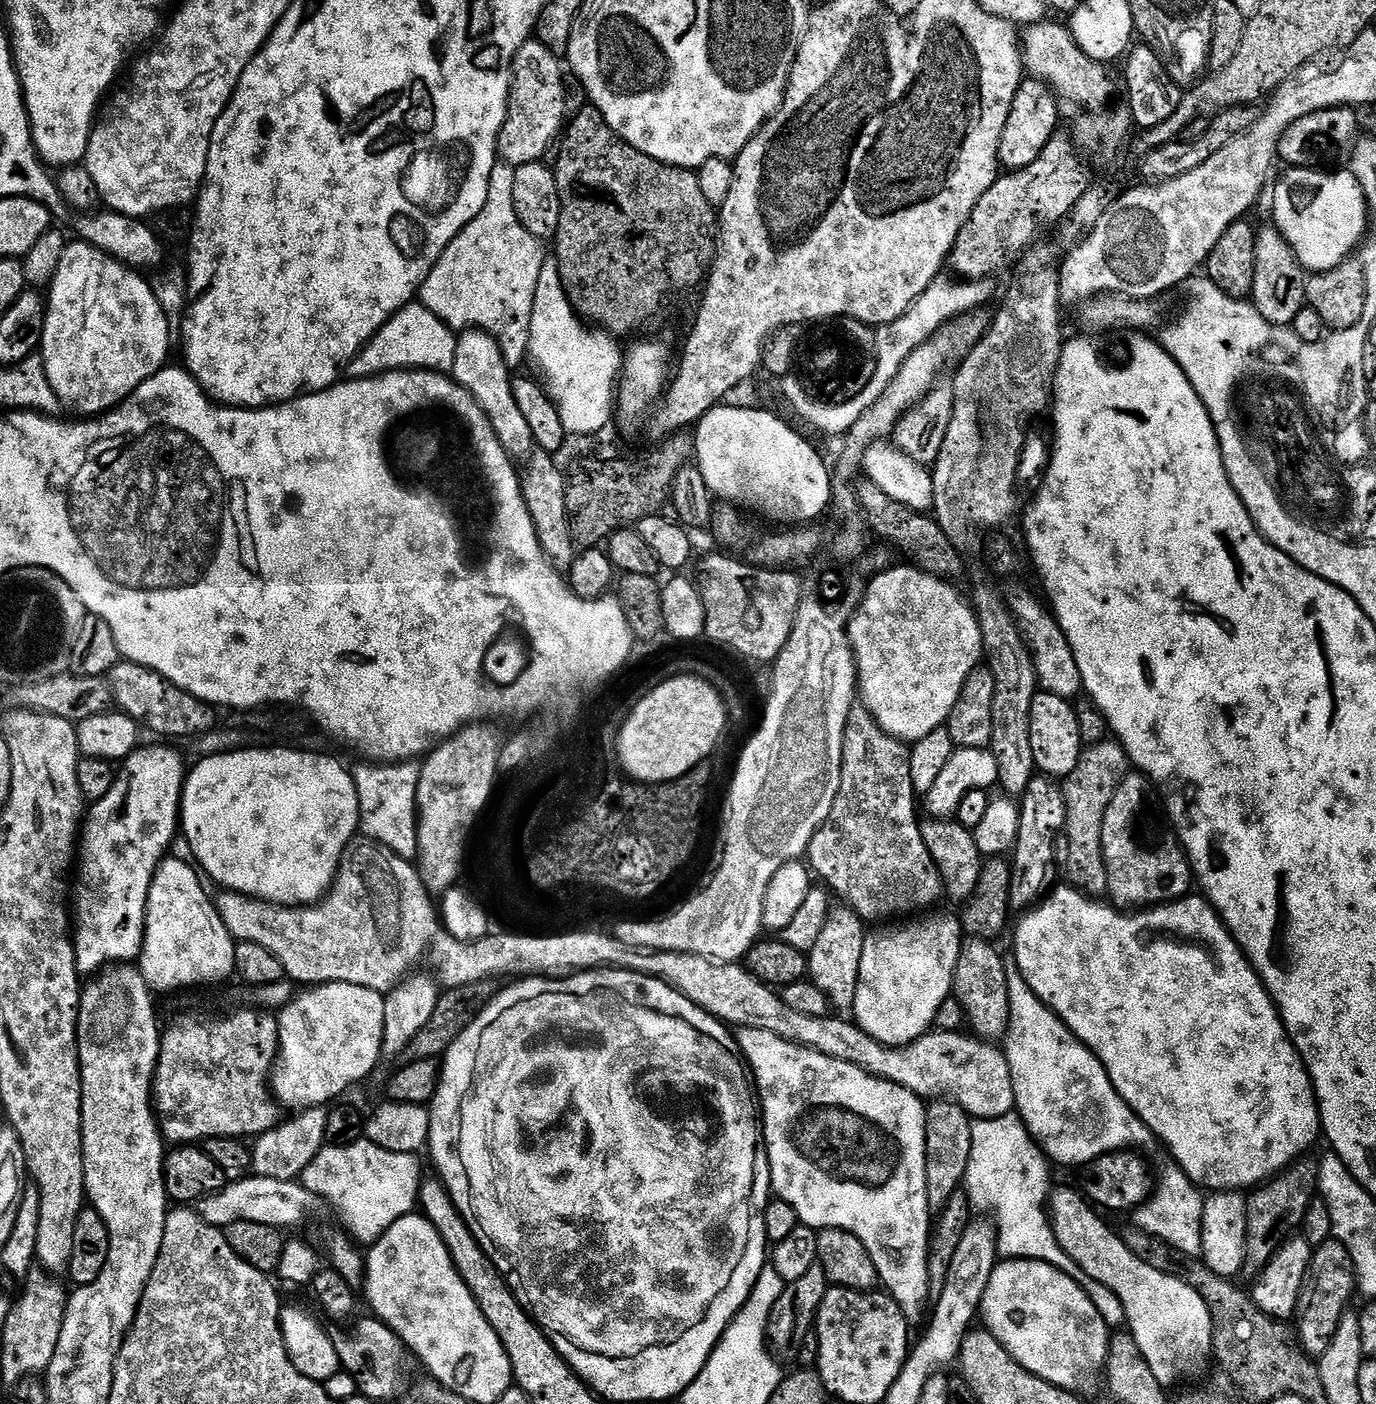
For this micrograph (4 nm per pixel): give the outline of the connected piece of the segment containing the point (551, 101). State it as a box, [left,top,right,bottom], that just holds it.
[498,38,568,166]

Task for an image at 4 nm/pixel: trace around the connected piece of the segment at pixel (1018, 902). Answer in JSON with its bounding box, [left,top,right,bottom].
[1009,776,1065,909]

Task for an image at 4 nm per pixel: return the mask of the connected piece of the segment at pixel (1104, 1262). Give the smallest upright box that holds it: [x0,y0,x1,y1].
[1050,1188,1212,1386]

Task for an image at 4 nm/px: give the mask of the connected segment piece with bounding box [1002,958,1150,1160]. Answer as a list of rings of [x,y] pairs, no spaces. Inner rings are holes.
[[[1005,959],[1004,969],[1006,970],[1006,982],[1008,983],[1008,1030],[1002,1040],[1002,1051],[1004,1057],[1008,1059],[1010,1066],[1010,1078],[1014,1086],[1014,1098],[1016,1099],[1015,1111],[1018,1113],[1024,1125],[1028,1128],[1028,1132],[1032,1135],[1033,1140],[1040,1145],[1042,1150],[1092,1150],[1092,1160],[1097,1160],[1100,1156],[1106,1156],[1110,1152],[1122,1152],[1125,1150],[1135,1149],[1135,1144],[1144,1144],[1150,1140],[1148,1127],[1134,1114],[1134,1110],[1125,1102],[1118,1094],[1118,1090],[1114,1090],[1114,1086],[1110,1082],[1110,1078],[1106,1074],[1106,1070],[1102,1066],[1102,1062],[1096,1056],[1095,1052],[1091,1052],[1079,1038],[1072,1033],[1063,1022],[1056,1017],[1056,1013],[1052,1009],[1047,1008],[1042,1001],[1035,996],[1030,990],[1030,986],[1026,986],[1026,982],[1022,978],[1015,959]]]

